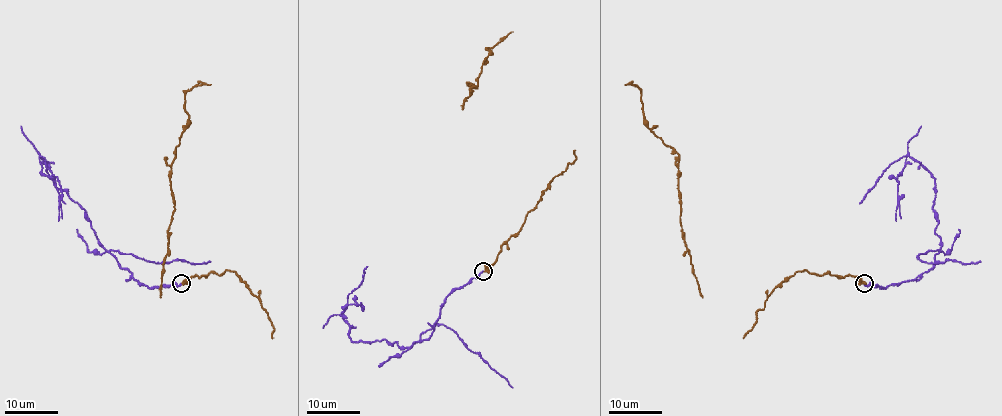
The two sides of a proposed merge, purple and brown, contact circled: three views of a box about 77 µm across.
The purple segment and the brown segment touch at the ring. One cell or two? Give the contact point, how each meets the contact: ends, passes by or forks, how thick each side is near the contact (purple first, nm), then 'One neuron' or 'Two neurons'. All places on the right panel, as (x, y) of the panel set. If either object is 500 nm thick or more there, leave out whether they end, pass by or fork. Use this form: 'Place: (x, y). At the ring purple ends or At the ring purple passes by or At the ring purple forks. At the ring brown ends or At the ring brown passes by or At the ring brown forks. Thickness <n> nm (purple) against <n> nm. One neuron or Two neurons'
Place: (864, 283). At the ring purple ends. At the ring brown passes by. Thickness 190 nm (purple) against 240 nm. Two neurons

